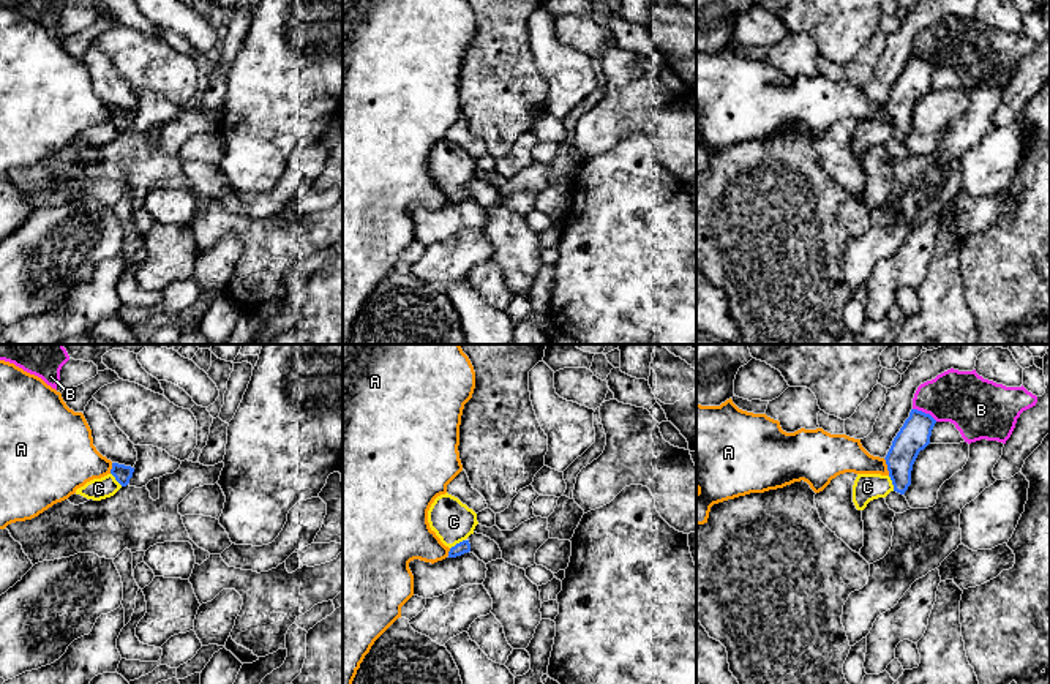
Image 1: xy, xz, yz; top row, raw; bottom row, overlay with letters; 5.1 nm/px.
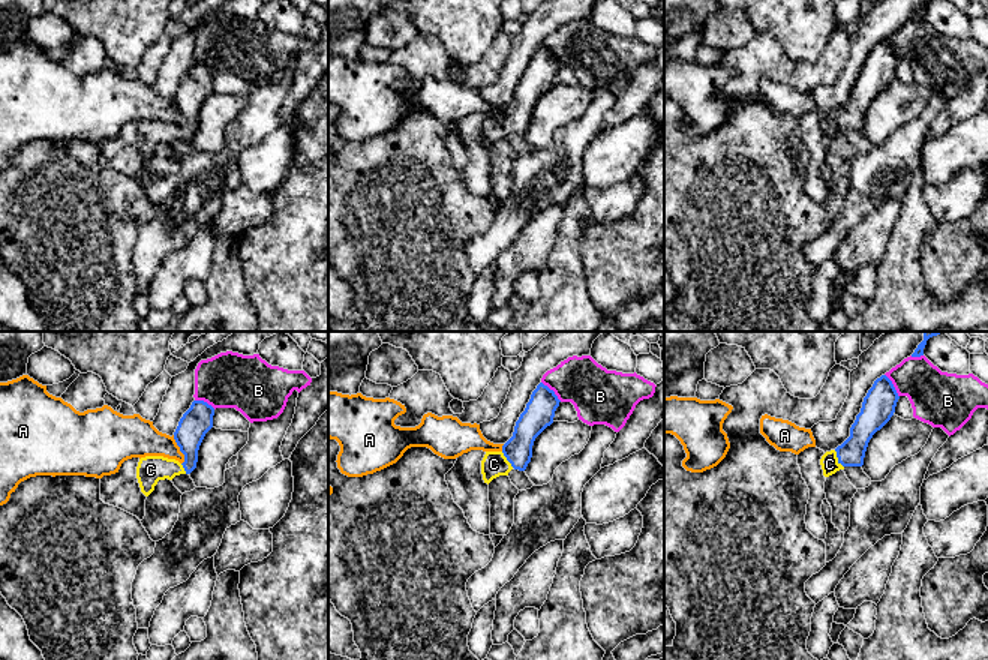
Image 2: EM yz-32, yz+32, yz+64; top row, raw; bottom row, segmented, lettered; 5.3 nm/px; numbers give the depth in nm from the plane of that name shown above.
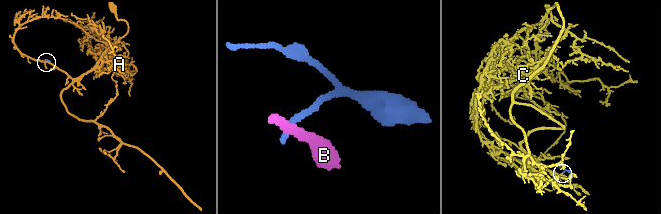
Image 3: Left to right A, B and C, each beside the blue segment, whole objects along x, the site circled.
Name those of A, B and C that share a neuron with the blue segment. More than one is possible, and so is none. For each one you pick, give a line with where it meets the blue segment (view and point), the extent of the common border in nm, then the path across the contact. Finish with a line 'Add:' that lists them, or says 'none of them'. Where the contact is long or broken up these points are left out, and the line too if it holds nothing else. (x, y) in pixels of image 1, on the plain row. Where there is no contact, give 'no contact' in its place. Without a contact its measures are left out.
C: xz (457, 190) | 90 nm | across xz (463, 193), (457, 190), (453, 168)
Add: C

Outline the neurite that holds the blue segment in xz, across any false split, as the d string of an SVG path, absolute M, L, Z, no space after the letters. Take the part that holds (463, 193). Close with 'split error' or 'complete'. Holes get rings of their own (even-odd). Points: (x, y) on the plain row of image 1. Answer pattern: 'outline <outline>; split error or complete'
outline M445 139L434 145L428 156L431 177L450 194L448 204L456 204L471 197L467 183L474 180L477 160L458 144Z; split error

